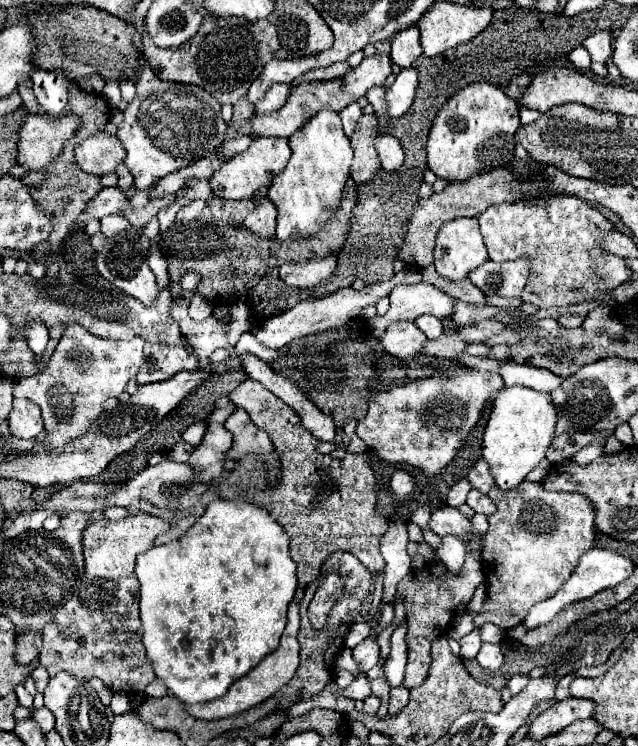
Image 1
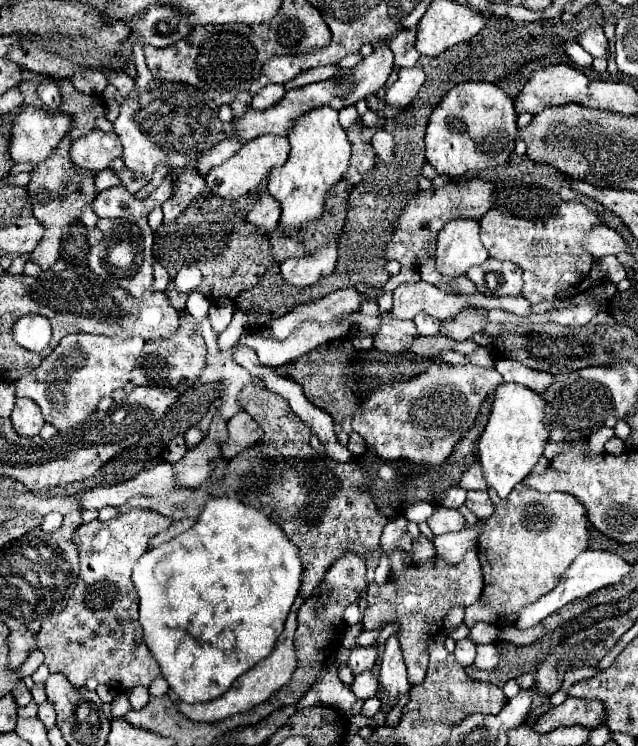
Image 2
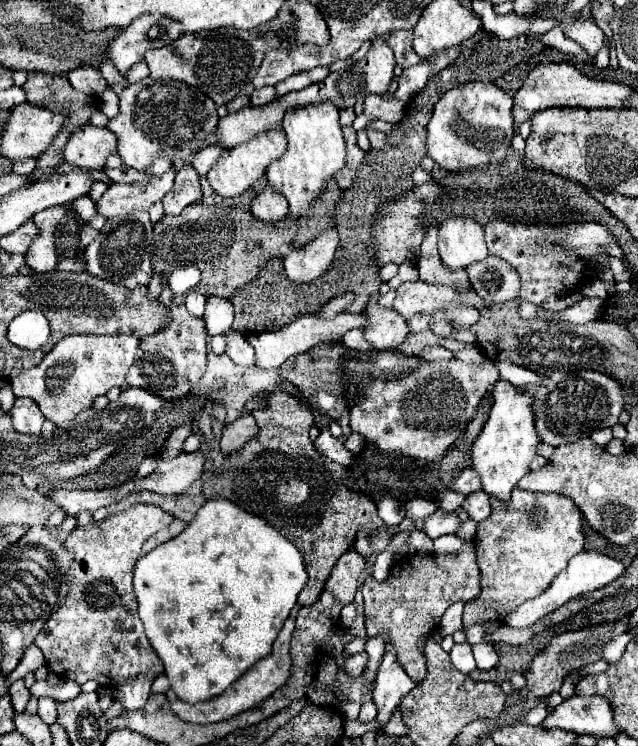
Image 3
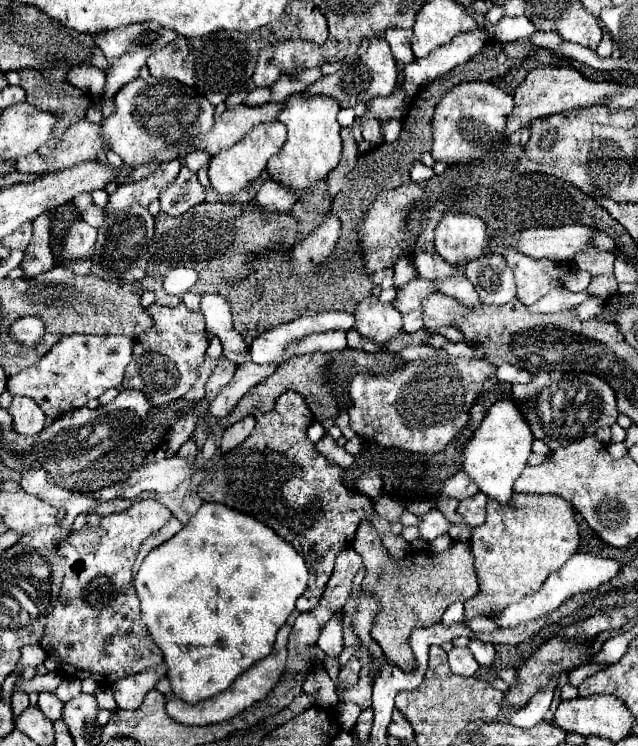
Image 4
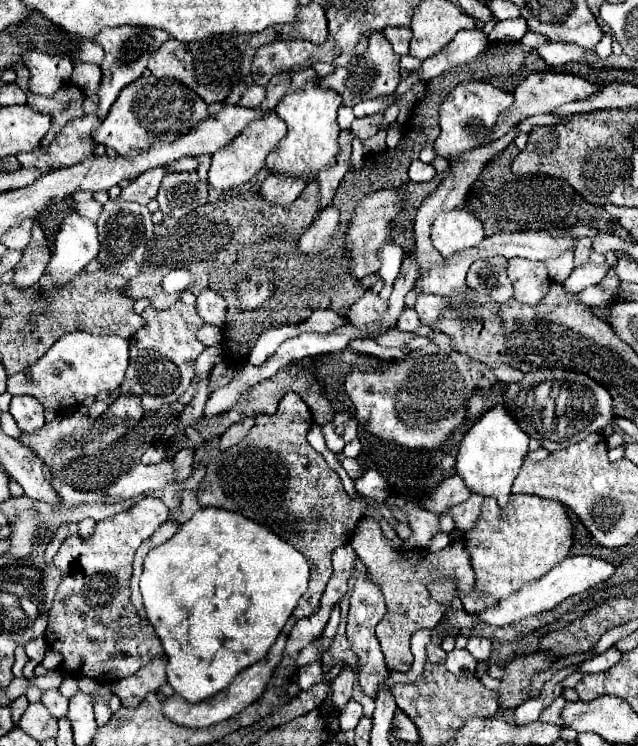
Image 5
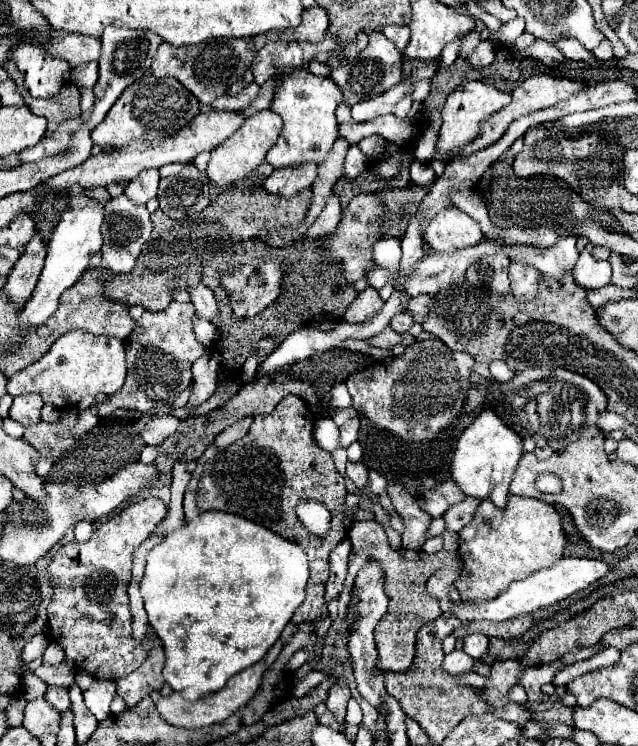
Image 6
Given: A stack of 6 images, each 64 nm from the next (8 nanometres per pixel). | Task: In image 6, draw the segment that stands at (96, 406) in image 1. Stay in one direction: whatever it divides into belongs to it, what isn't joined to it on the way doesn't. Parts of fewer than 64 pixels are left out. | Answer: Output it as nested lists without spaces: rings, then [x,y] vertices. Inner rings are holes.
[[[70,330],[60,336],[50,350],[30,364],[28,368],[12,374],[12,396],[36,392],[44,396],[46,404],[56,408],[76,406],[84,396],[112,396],[116,394],[126,378],[126,360],[124,360],[124,344],[120,338],[94,336],[82,330]]]

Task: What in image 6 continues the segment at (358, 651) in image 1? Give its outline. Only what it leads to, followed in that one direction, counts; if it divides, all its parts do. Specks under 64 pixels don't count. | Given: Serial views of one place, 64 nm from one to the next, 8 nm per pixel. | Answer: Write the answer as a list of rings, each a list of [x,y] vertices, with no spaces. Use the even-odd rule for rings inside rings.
[[[338,680],[338,682],[330,688],[326,706],[328,706],[328,710],[334,714],[334,718],[336,718],[336,722],[340,724],[342,730],[344,730],[344,726],[346,726],[344,716],[346,716],[346,704],[348,704],[348,700],[350,700],[348,684],[346,684],[344,680]]]

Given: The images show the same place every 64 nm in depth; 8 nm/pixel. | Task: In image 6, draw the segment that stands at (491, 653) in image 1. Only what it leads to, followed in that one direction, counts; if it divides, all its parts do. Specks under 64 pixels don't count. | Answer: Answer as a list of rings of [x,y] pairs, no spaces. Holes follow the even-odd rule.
[[[468,634],[464,636],[464,652],[472,658],[480,658],[488,648],[488,638],[484,634]]]

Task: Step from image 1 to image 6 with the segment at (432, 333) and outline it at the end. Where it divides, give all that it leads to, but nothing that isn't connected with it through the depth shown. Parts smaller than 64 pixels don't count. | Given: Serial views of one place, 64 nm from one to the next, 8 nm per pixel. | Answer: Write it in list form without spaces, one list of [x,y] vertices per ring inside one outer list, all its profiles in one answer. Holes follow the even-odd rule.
[[[400,312],[400,314],[396,314],[396,316],[392,318],[390,328],[392,328],[394,332],[398,332],[398,334],[404,334],[412,324],[414,324],[412,316],[408,316],[408,312]]]

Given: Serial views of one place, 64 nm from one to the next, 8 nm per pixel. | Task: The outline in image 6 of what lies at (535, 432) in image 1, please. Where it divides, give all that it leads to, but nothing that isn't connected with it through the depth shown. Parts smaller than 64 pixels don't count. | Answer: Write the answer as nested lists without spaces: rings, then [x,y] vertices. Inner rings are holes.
[[[482,410],[478,418],[462,432],[450,464],[450,478],[458,488],[476,500],[490,500],[496,508],[504,508],[508,486],[522,456],[522,438],[512,432],[492,410]]]

